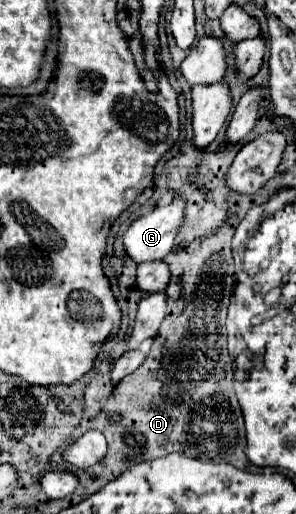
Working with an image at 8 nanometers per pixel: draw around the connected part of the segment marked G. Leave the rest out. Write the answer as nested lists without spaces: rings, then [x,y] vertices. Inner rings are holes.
[[[176,195],[168,205],[154,207],[136,219],[124,233],[124,249],[136,261],[162,259],[172,251],[174,239],[186,219],[186,199]]]

